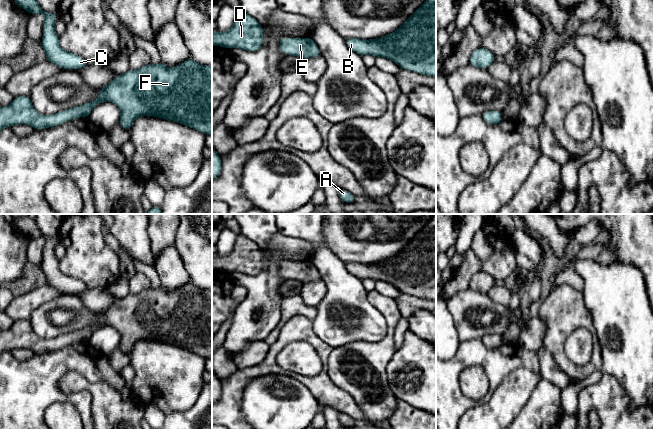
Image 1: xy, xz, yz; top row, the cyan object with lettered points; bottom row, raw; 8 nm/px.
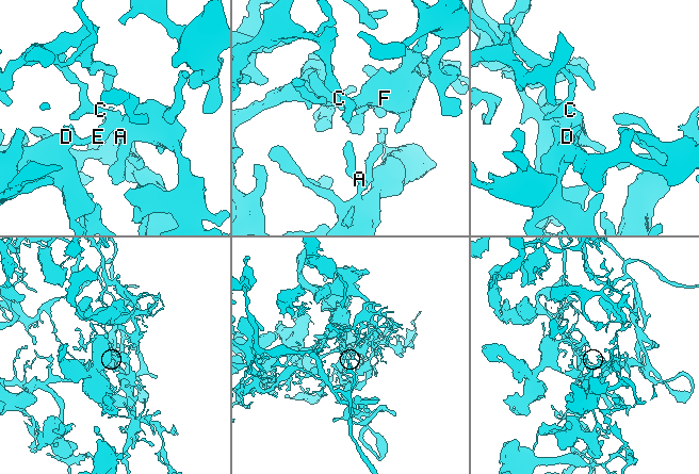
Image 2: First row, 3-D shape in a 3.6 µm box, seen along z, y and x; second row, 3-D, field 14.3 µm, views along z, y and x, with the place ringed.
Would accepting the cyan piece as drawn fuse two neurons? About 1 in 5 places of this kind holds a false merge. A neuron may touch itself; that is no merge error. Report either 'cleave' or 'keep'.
keep

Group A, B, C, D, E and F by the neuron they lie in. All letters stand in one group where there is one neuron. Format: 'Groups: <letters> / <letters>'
Groups: A B C D E F

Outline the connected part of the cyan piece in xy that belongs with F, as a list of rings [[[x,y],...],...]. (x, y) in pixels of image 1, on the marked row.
[[[189,57],[174,68],[168,68],[162,62],[152,64],[151,62],[139,70],[129,69],[123,74],[117,75],[106,87],[100,88],[98,98],[92,102],[57,112],[53,115],[40,115],[32,106],[30,96],[17,96],[12,103],[0,107],[0,130],[5,127],[11,128],[16,124],[28,124],[34,129],[45,129],[57,126],[74,118],[89,117],[93,108],[105,101],[115,103],[121,110],[119,125],[127,132],[131,129],[135,119],[140,116],[155,116],[161,119],[177,122],[191,127],[202,134],[212,134],[212,66],[200,65]]]

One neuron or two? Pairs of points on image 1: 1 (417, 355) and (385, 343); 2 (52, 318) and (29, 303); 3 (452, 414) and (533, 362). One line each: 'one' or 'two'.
1: two
2: two
3: one

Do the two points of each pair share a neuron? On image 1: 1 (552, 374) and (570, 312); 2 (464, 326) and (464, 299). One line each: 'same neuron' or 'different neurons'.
1: different neurons
2: same neuron

